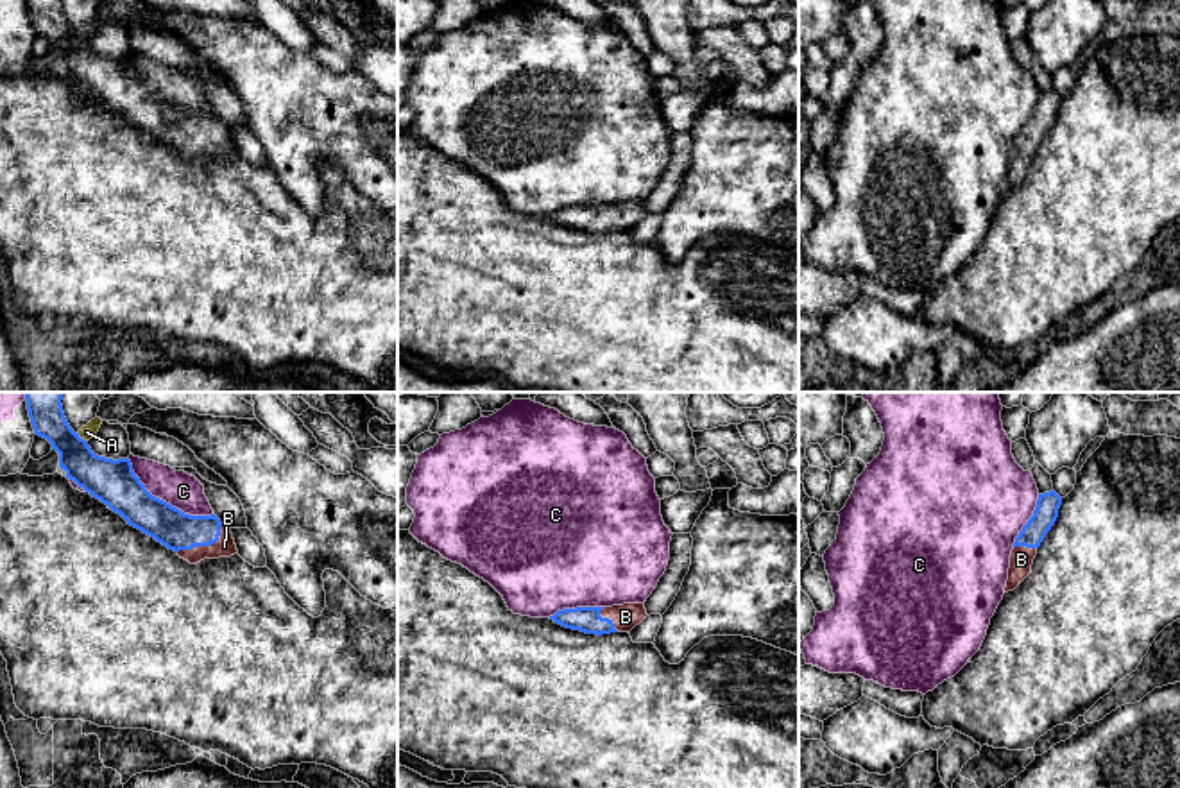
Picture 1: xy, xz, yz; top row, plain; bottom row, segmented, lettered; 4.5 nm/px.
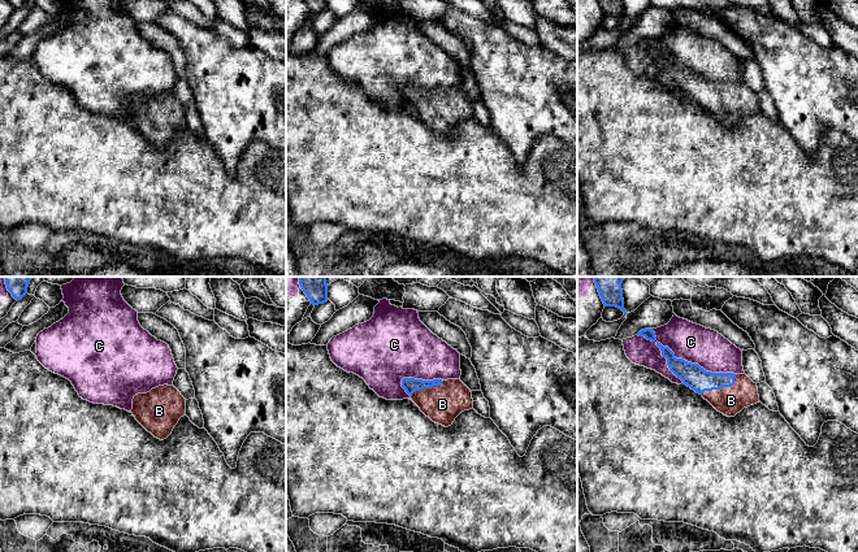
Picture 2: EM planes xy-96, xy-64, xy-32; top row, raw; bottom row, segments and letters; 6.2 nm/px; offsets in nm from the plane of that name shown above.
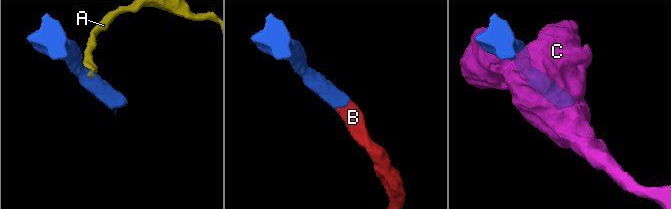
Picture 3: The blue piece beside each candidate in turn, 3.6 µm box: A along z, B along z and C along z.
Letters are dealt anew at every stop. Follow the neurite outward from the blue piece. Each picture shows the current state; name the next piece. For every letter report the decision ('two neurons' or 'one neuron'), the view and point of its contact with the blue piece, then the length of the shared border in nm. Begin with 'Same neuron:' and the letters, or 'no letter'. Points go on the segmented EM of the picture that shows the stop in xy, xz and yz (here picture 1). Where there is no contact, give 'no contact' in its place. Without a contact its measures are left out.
Same neuron: B
A: two neurons; meets blue in xy at (79, 437); contact 50 nm long
B: one neuron; meets blue in xy at (205, 545); contact 240 nm long
C: two neurons; meets blue in xy at (165, 502); contact 460 nm long

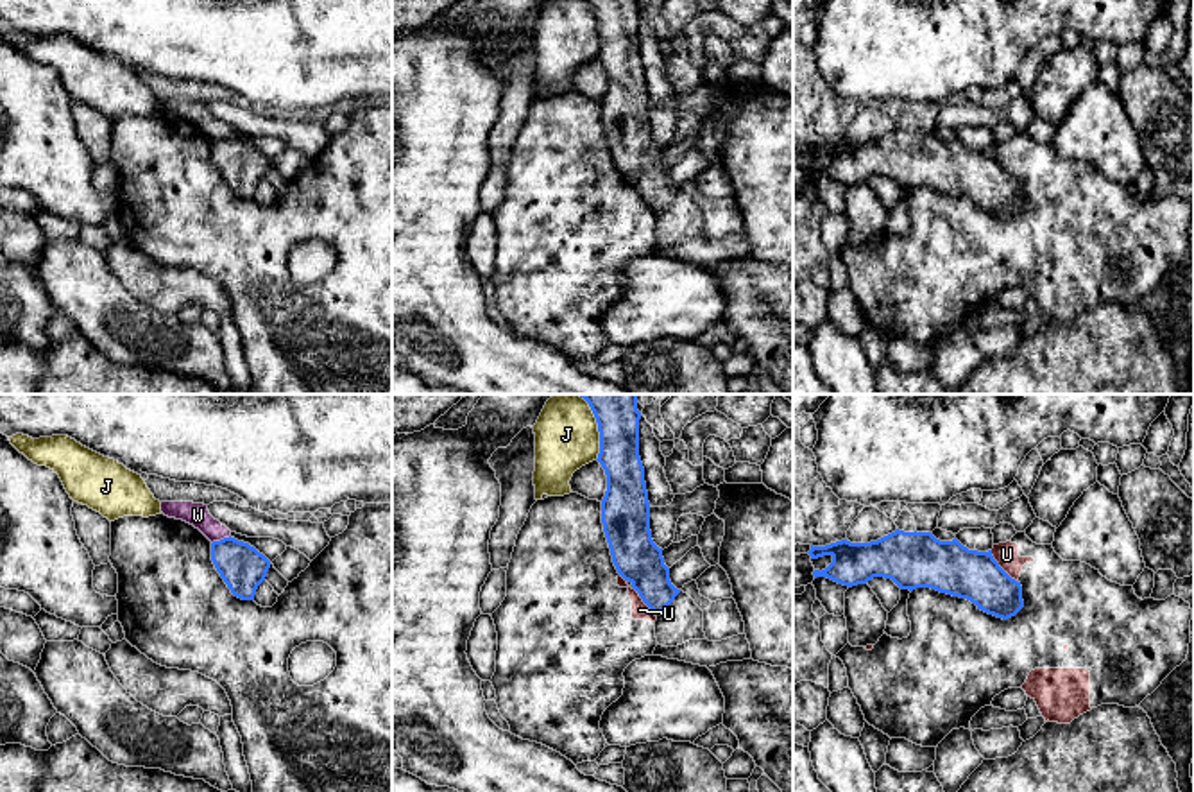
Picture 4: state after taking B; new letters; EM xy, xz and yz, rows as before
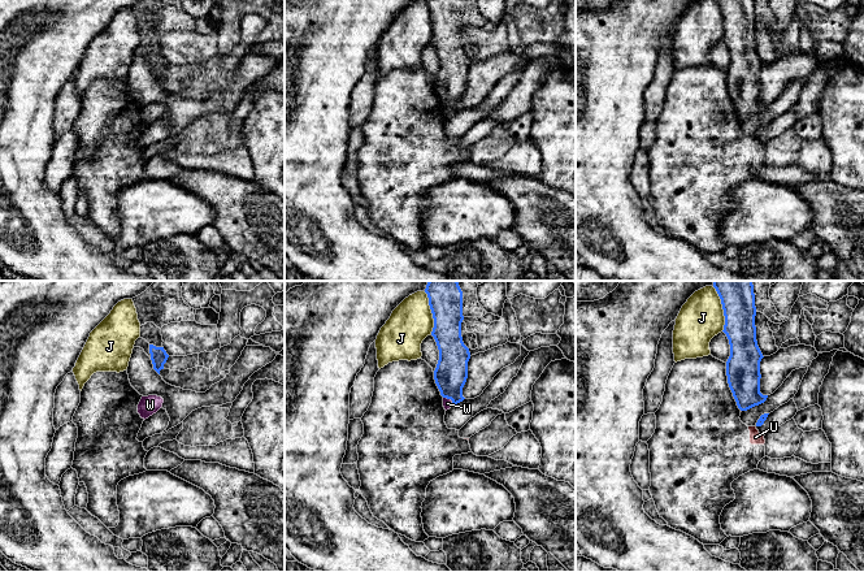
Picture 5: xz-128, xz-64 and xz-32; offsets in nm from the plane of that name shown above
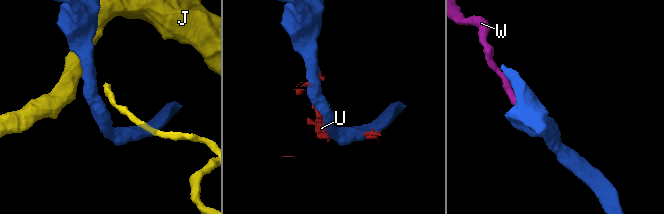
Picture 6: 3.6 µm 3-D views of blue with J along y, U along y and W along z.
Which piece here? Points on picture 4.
Same neuron: no letter
J: two neurons; meets blue in xz at (598, 427); contact 300 nm long
U: two neurons; meets blue in yz at (999, 567); contact 200 nm long
W: two neurons; meets blue in xy at (221, 540); contact 100 nm long

